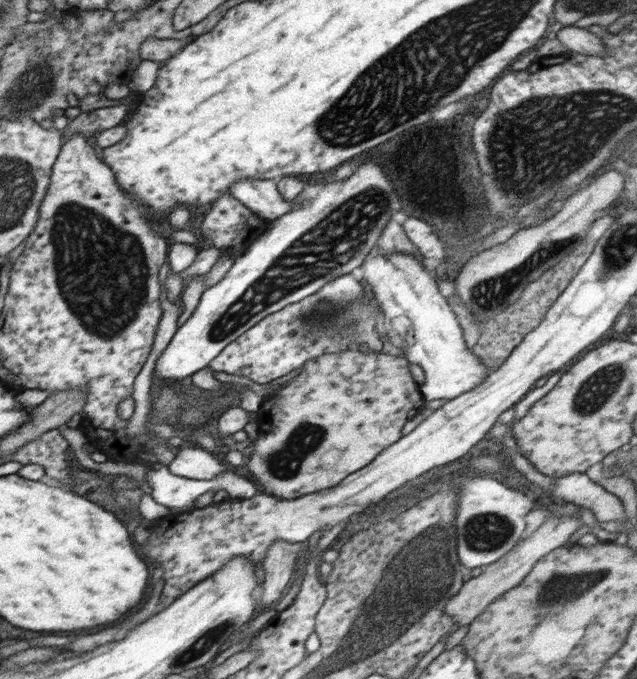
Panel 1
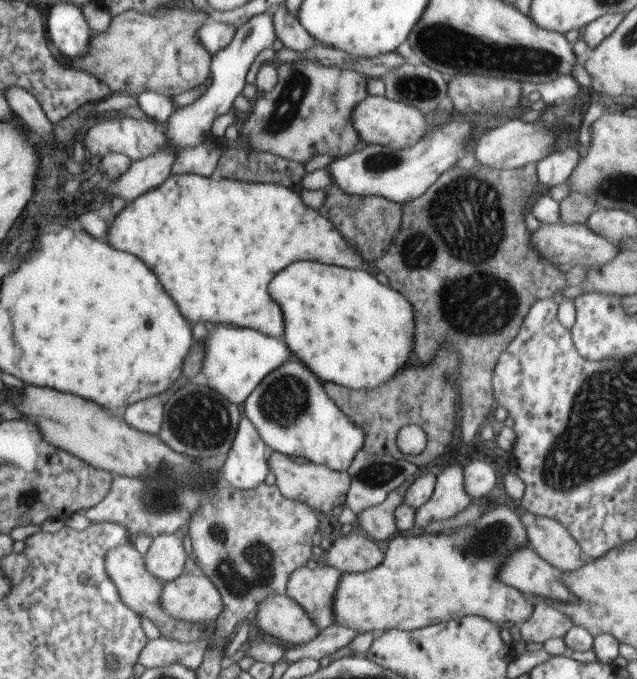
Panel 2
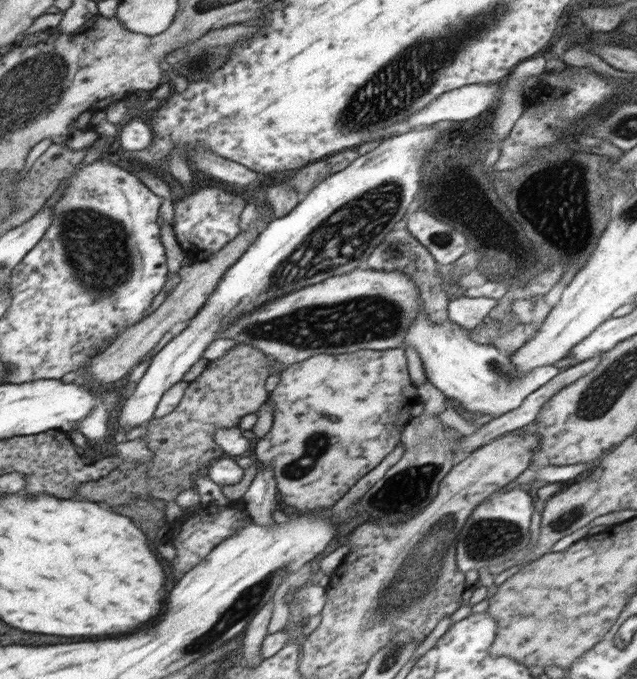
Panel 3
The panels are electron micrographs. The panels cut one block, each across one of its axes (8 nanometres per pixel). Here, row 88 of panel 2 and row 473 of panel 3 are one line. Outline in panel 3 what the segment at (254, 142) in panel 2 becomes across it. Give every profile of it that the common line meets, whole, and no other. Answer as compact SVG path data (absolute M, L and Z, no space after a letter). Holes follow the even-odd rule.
M391 348L381 351L368 349L346 354L317 354L311 356L302 362L287 366L287 368L280 373L280 380L276 388L269 392L269 400L271 400L274 405L273 425L270 431L257 442L254 458L260 467L267 466L271 468L274 478L276 479L277 489L279 490L279 494L282 494L284 502L286 502L288 506L298 508L296 512L300 514L324 512L324 510L330 508L330 506L334 507L334 504L336 504L362 476L368 474L373 468L376 468L398 444L401 444L400 436L402 436L402 430L404 430L404 427L412 418L410 409L420 402L420 398L417 395L417 387L413 384L409 376L405 350L401 348Z

